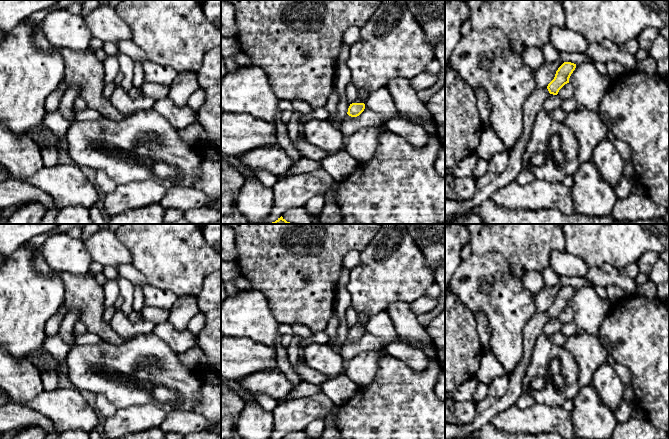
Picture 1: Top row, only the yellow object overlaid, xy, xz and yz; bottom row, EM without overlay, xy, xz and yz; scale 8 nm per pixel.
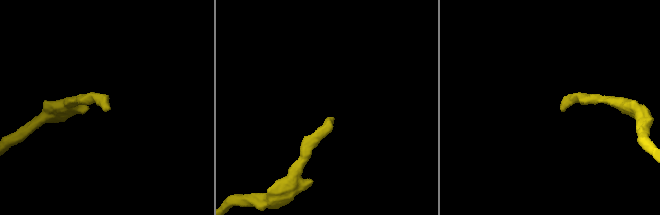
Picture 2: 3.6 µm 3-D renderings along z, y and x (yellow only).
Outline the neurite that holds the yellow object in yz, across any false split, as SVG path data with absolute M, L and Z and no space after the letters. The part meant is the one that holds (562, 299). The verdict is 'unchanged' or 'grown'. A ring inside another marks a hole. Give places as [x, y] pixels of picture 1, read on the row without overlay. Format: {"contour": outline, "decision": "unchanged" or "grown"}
{"contour": "M564 286L556 295L554 303L546 312L536 312L534 316L525 324L523 328L524 351L519 365L509 377L507 392L502 397L486 397L480 402L476 402L476 417L470 424L451 424L445 422L445 439L467 438L472 433L480 430L485 424L489 423L493 416L505 411L523 393L523 379L531 363L533 349L536 339L542 334L542 328L550 319L557 319L559 314L567 307L576 292L576 288Z", "decision": "grown"}

